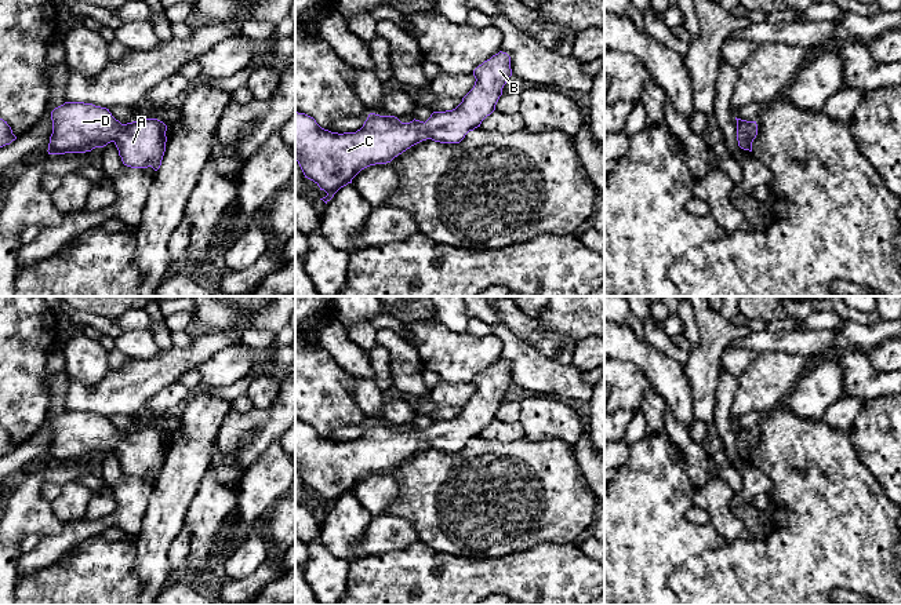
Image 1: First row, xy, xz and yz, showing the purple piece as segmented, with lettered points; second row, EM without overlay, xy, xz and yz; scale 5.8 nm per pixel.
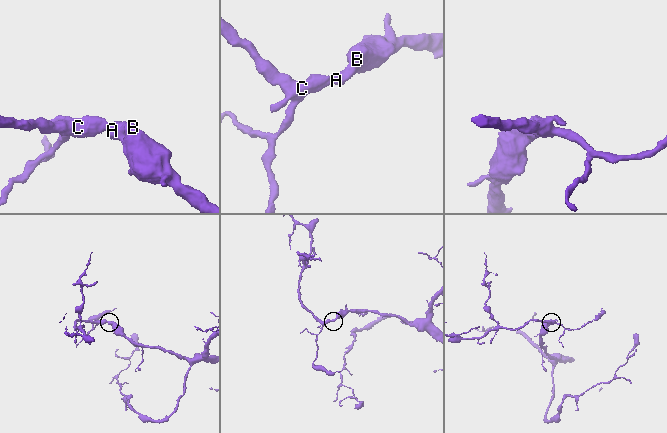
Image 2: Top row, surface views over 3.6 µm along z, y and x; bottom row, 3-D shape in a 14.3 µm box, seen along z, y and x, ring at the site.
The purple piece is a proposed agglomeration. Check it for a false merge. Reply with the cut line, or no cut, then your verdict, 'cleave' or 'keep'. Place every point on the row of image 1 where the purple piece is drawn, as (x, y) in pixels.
no cut; keep

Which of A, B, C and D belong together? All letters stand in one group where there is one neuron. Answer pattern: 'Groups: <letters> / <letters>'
Groups: A B C D

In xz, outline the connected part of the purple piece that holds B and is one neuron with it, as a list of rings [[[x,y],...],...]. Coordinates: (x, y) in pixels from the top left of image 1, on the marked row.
[[[499,51],[473,70],[473,88],[453,110],[433,112],[424,123],[402,123],[395,116],[370,113],[356,132],[331,132],[295,112],[295,160],[305,178],[327,193],[326,204],[364,168],[390,163],[411,146],[432,139],[459,143],[495,110],[512,76],[511,57]]]

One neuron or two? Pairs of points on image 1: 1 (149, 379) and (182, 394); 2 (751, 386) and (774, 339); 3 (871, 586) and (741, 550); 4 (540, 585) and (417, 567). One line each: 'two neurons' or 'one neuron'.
1: two neurons
2: two neurons
3: one neuron
4: one neuron

